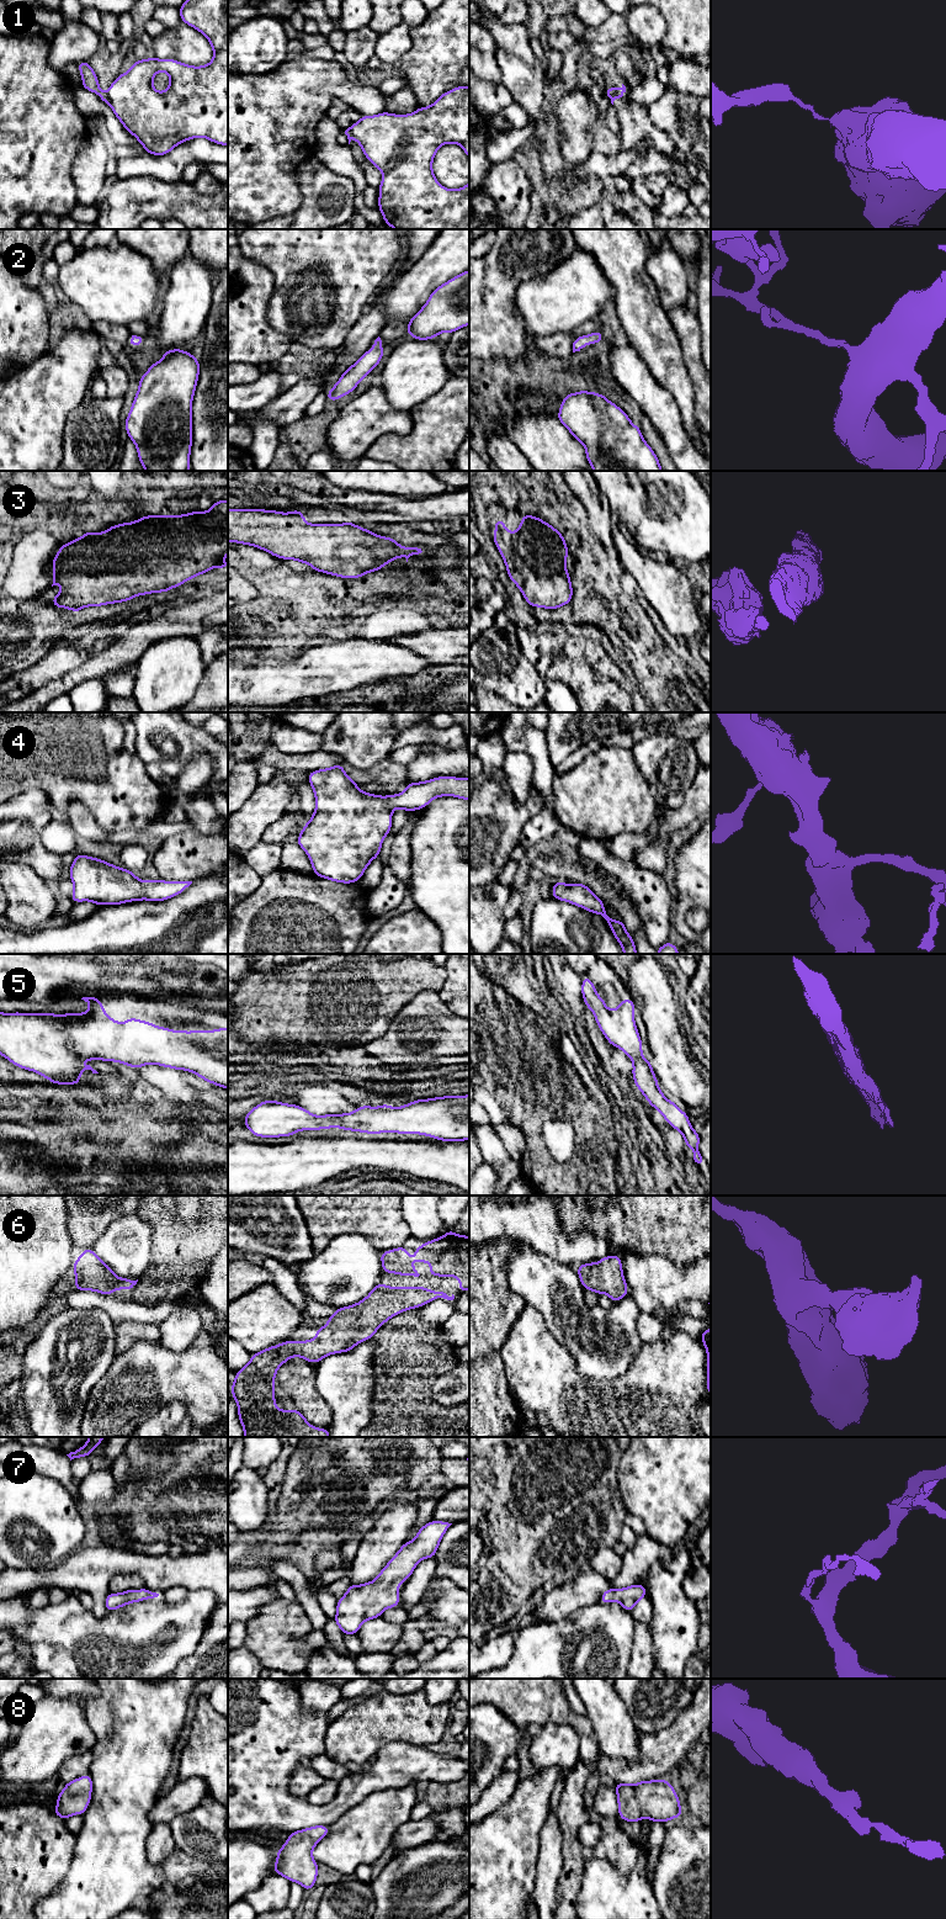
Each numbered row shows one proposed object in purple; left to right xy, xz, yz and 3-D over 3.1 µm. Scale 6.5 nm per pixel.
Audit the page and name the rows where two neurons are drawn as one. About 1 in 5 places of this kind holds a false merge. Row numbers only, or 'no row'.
1

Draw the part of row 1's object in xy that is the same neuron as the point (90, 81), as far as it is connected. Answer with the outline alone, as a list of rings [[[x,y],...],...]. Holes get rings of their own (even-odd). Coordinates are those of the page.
[[[78,62],[76,65],[79,67],[83,83],[81,86],[89,91],[95,92],[105,104],[110,105],[110,99],[107,94],[103,94],[99,86],[99,79],[89,62]]]

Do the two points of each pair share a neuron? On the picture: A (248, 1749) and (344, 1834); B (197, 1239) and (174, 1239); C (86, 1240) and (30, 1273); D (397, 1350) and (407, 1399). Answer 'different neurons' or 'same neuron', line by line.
A: different neurons
B: same neuron
C: different neurons
D: same neuron

